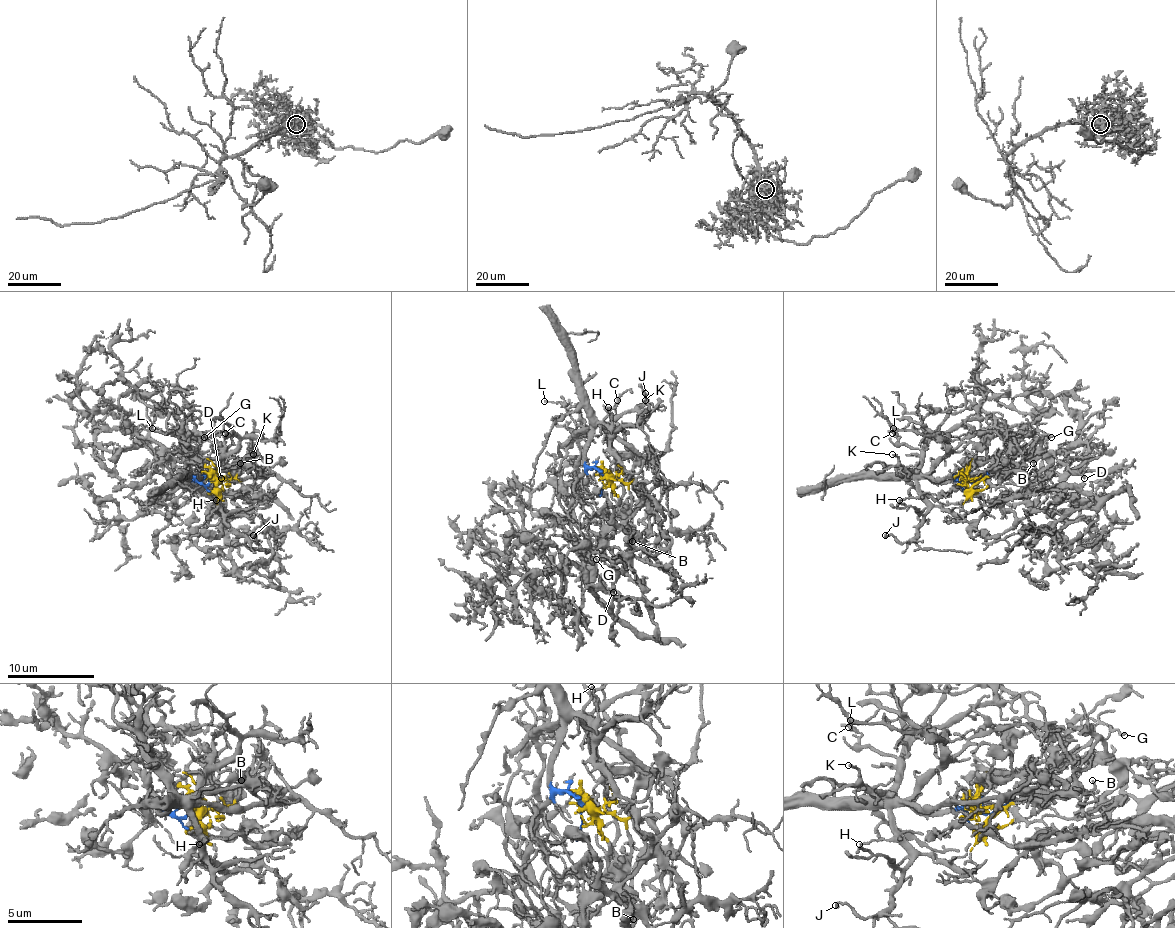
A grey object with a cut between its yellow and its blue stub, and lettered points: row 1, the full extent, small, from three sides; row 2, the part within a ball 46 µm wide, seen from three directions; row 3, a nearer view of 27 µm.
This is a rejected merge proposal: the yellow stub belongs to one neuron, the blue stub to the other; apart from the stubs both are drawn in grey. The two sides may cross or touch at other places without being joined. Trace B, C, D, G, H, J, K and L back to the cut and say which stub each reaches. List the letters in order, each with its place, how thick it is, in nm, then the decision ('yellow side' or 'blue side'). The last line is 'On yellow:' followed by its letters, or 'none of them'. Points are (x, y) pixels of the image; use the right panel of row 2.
B: at (1033, 463); 140 nm thick; yellow side
C: at (892, 433); 150 nm thick; blue side
D: at (1084, 478); 130 nm thick; yellow side
G: at (1051, 437); 120 nm thick; yellow side
H: at (899, 500); 110 nm thick; blue side
J: at (885, 535); 150 nm thick; blue side
K: at (892, 454); 160 nm thick; blue side
L: at (893, 428); 110 nm thick; blue side
On yellow: B, D, G

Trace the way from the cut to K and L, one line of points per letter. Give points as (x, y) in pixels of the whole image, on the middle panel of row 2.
K: (607, 478), (585, 462), (587, 439), (598, 426), (609, 426), (646, 400)
L: (607, 478), (585, 462), (585, 443), (591, 428), (583, 428), (574, 406), (568, 408), (559, 402), (544, 402)

